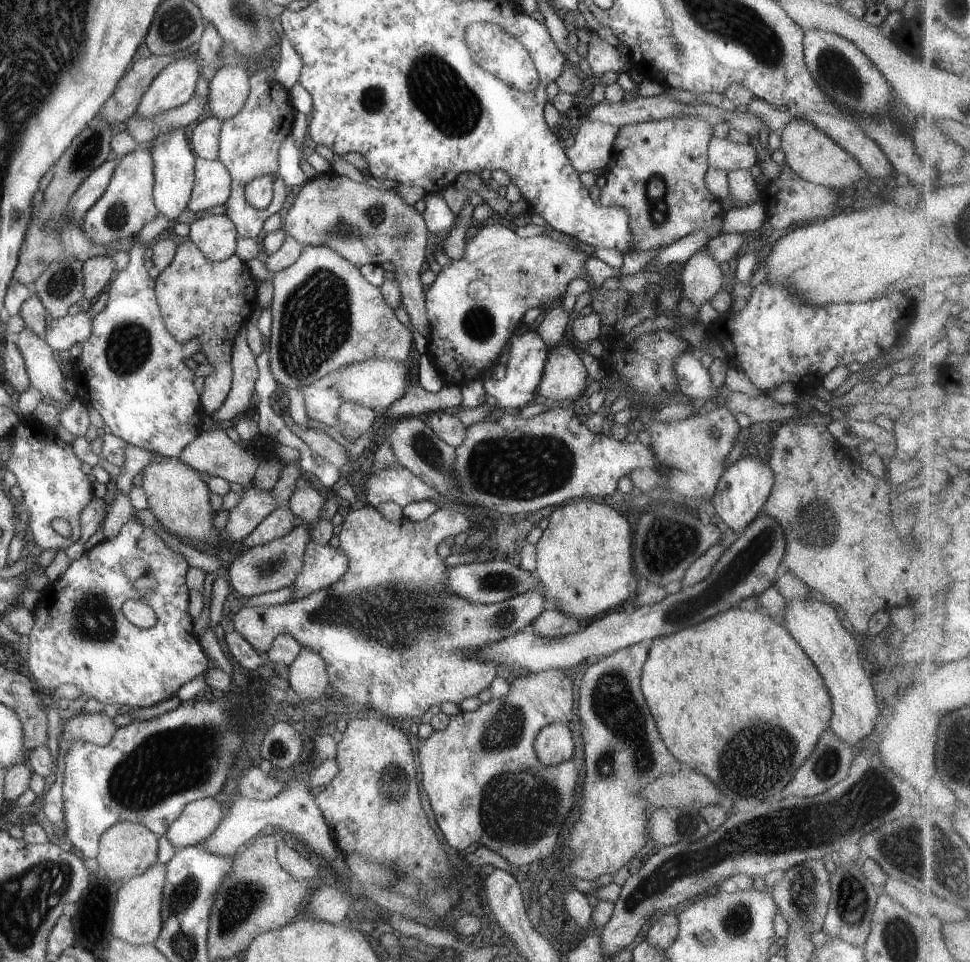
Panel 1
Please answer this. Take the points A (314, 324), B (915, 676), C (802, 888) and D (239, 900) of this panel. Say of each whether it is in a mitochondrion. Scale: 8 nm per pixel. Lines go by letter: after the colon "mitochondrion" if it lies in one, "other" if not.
A: mitochondrion
B: other
C: mitochondrion
D: mitochondrion

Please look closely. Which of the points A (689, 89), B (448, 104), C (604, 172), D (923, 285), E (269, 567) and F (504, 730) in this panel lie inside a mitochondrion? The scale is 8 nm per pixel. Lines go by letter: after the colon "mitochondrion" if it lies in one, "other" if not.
A: other
B: mitochondrion
C: other
D: other
E: mitochondrion
F: mitochondrion

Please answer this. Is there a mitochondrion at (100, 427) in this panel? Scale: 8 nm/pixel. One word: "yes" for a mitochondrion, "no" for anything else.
no

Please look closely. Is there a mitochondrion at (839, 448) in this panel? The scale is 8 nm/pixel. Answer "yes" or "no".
no

